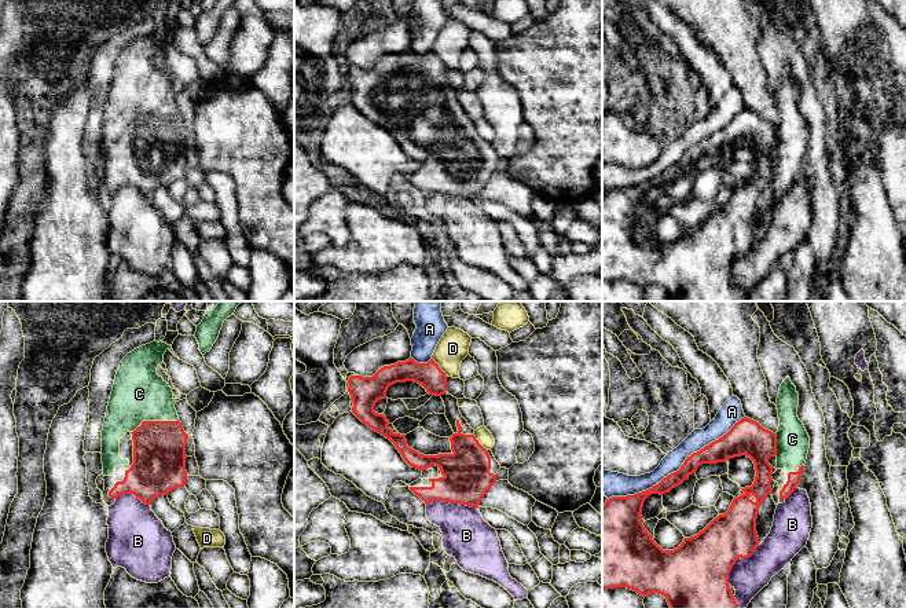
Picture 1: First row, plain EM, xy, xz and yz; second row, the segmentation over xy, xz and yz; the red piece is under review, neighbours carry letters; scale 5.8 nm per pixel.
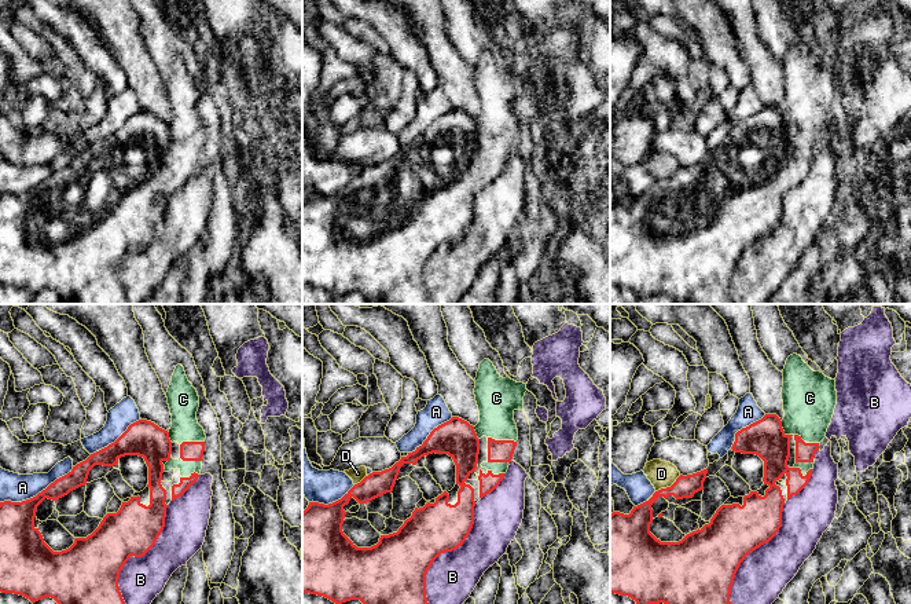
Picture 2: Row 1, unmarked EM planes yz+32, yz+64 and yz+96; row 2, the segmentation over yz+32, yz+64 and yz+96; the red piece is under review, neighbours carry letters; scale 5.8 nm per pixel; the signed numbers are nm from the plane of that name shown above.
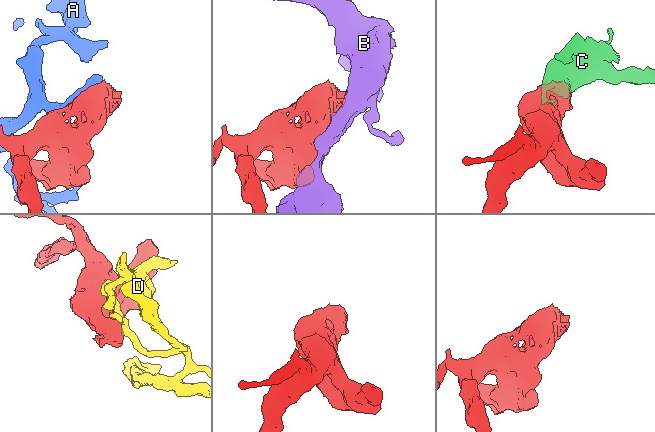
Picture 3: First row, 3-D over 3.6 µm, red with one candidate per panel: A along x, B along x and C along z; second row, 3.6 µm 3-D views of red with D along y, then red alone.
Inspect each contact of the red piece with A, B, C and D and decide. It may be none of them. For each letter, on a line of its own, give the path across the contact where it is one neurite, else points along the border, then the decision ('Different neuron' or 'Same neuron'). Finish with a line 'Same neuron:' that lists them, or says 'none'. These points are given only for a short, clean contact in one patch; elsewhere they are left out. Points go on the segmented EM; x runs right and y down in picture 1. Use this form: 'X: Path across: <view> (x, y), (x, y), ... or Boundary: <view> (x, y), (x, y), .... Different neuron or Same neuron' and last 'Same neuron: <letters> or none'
A: Different neuron
B: Different neuron
C: Same neuron
D: Different neuron
Same neuron: C

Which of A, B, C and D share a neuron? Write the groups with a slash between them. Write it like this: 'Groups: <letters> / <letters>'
Groups: A / B / C / D

